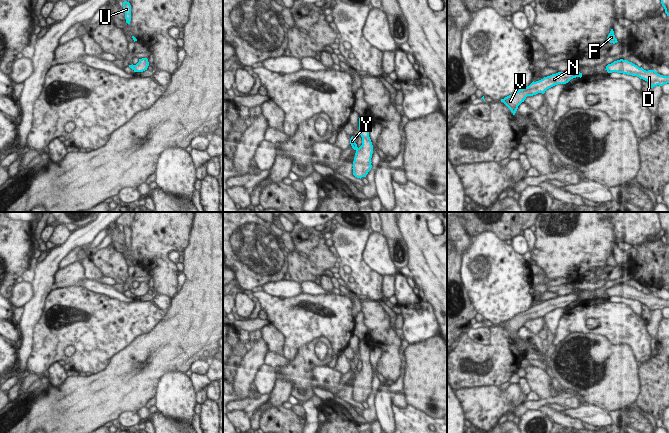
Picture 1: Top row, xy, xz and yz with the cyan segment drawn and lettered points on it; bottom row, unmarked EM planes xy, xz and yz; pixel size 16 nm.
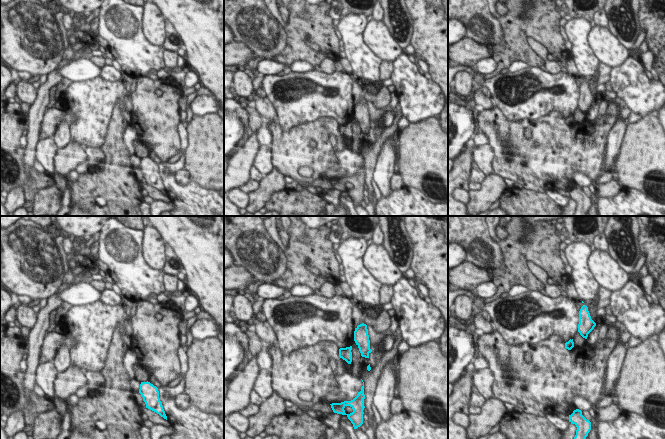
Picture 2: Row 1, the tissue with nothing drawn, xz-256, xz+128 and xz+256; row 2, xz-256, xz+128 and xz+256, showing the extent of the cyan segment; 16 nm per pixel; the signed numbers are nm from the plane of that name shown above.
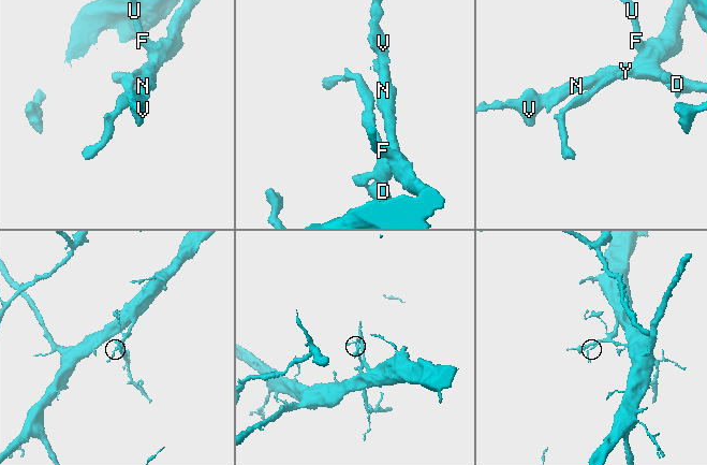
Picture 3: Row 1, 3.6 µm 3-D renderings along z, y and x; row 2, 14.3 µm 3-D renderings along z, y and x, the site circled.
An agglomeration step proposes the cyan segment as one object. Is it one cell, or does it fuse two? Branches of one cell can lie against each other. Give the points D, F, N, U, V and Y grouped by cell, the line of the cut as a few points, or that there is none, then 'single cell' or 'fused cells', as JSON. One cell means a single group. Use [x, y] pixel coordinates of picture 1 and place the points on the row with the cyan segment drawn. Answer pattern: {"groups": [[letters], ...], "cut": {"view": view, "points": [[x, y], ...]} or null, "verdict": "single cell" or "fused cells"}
{"groups": [["D", "F", "N", "U", "V", "Y"]], "cut": null, "verdict": "single cell"}

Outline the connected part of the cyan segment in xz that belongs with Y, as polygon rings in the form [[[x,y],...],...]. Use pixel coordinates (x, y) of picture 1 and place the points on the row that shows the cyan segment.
[[[365,117],[359,118],[359,132],[362,137],[362,145],[358,148],[353,136],[350,139],[352,148],[356,151],[353,161],[353,175],[357,178],[366,177],[371,170],[371,158],[373,154],[373,145],[369,137],[370,124]]]

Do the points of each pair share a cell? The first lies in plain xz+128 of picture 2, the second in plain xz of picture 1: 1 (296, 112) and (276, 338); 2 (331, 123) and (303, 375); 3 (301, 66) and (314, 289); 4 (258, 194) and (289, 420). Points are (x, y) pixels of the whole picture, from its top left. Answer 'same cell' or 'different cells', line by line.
1: different cells
2: same cell
3: same cell
4: different cells

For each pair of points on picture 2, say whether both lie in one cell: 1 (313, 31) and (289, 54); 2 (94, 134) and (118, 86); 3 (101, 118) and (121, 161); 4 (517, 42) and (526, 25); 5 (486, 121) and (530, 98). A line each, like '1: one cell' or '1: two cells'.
1: one cell
2: one cell
3: two cells
4: one cell
5: two cells

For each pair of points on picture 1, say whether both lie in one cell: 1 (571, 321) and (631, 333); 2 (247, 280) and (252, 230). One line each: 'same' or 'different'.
1: same
2: same

